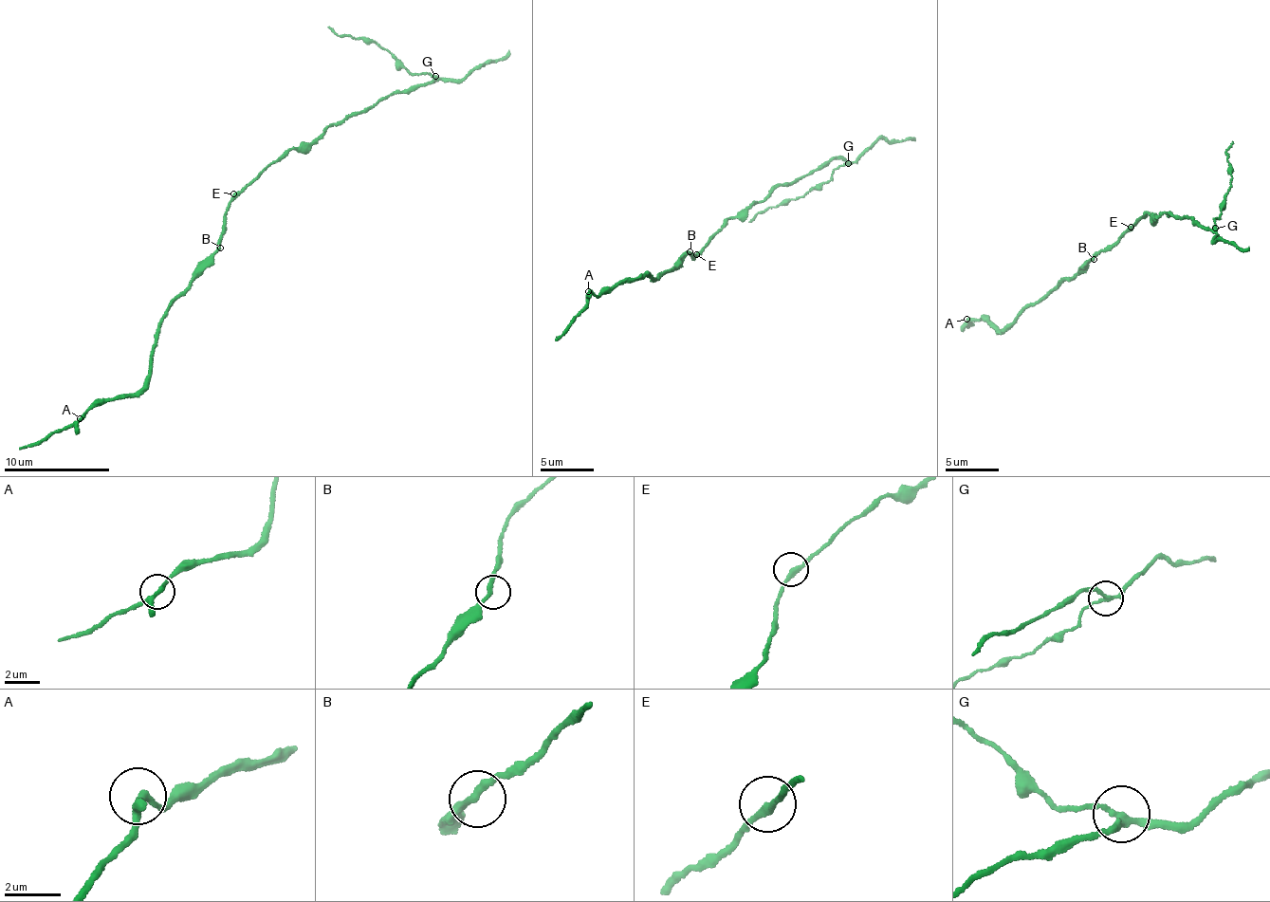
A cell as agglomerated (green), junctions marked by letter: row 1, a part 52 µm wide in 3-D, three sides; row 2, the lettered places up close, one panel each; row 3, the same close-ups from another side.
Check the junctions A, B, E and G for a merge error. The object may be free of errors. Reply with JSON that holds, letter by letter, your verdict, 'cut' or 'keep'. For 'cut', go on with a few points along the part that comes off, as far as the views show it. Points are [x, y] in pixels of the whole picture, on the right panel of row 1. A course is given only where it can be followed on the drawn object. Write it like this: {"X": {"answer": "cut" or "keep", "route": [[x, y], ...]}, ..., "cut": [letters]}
{"A": {"answer": "keep"}, "B": {"answer": "keep"}, "E": {"answer": "keep"}, "G": {"answer": "cut", "route": [[1214, 229], [1231, 182], [1225, 154], [1232, 140]]}, "cut": ["G"]}

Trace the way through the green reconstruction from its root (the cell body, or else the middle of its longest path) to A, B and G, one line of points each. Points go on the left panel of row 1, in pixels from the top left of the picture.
A: (237, 194), (228, 206), (215, 248), (163, 319), (151, 372), (143, 385), (137, 392), (93, 402), (80, 418)
B: (237, 194), (228, 206), (220, 248)
G: (237, 194), (290, 150), (316, 142), (329, 126), (368, 112), (390, 94), (434, 77)

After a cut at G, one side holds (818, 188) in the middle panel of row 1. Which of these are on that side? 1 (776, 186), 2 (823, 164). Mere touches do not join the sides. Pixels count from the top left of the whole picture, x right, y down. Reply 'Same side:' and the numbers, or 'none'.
Same side: none

